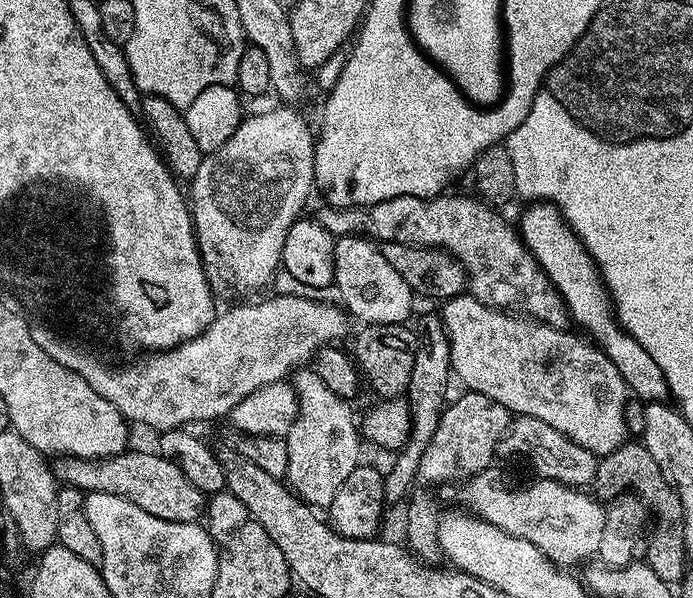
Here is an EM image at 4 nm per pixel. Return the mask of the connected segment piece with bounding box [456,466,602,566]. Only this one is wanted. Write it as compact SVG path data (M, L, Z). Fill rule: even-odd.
M498 466L480 471L465 481L456 496L457 500L476 515L508 534L524 538L538 546L548 558L561 566L573 566L586 562L586 554L594 550L602 516L601 503L585 491L557 480L535 479L534 483L520 488L510 486Z

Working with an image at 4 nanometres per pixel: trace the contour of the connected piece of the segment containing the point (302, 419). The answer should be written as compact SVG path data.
M301 367L291 377L290 383L296 389L298 414L286 437L290 454L286 484L313 508L328 510L342 482L346 482L346 478L350 478L362 463L358 416L352 413L353 405L332 393L311 367Z

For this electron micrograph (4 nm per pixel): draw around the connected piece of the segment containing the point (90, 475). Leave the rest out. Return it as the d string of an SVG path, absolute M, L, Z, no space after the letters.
M125 450L117 456L108 456L105 460L82 460L72 457L61 457L54 464L56 479L61 485L78 488L87 494L118 494L118 498L126 498L126 502L134 502L134 506L142 506L146 514L154 514L154 518L162 518L166 522L197 523L206 512L206 496L174 466L165 456L152 452L132 452Z

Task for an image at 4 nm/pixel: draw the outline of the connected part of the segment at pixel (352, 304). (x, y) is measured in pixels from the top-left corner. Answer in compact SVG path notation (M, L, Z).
M352 234L356 236L344 236L344 237L337 237L335 239L336 244L335 248L332 251L334 254L334 272L335 278L333 280L334 288L337 288L342 301L341 305L347 310L348 314L356 321L356 319L360 320L359 323L363 325L396 325L396 324L404 324L408 322L408 318L412 312L412 308L414 306L414 302L416 302L416 295L415 292L412 290L410 286L407 285L405 281L403 281L402 277L399 275L398 270L391 266L390 262L388 262L384 256L383 249L379 247L379 245L372 241L369 237L360 235L360 234Z

